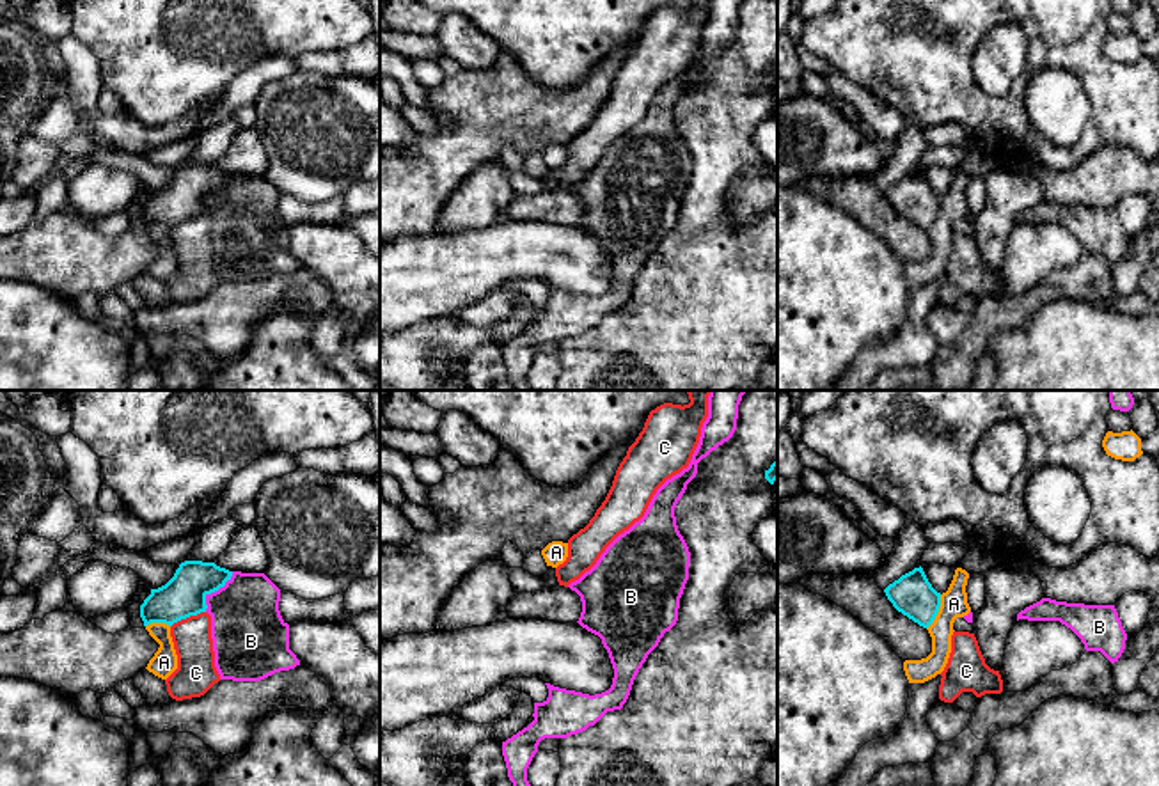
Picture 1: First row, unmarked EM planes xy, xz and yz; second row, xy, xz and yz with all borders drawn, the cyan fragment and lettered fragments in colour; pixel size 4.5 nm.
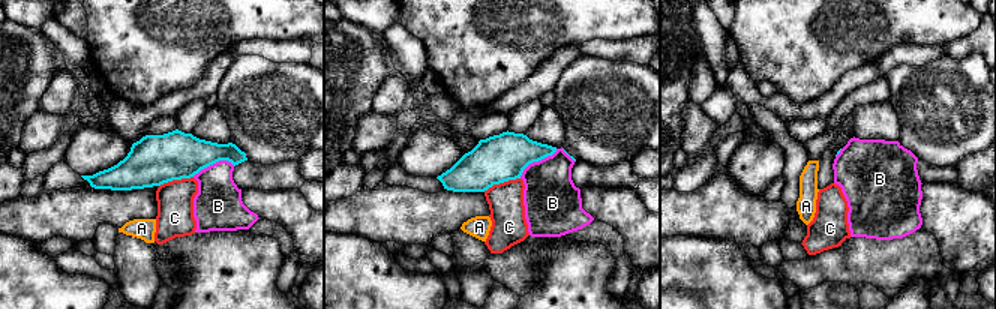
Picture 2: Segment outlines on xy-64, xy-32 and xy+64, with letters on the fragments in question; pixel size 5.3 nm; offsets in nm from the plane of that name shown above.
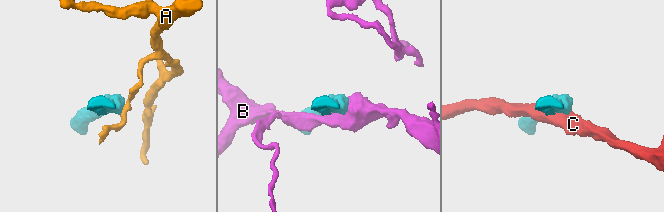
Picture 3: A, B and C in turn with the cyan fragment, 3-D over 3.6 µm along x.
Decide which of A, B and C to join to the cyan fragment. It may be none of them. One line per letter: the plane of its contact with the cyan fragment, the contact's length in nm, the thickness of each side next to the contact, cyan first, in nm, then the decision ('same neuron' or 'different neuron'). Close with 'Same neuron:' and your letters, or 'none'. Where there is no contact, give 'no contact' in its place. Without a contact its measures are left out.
A: meets cyan in yz; contact 170 nm long; 190 nm thick on the cyan side, 130 nm on the other; different neuron
B: meets cyan in xy; contact 220 nm long; 190 nm thick on the cyan side, 340 nm on the other; different neuron
C: meets cyan in xy; contact 180 nm long; 190 nm thick on the cyan side, 180 nm on the other; different neuron
Same neuron: none

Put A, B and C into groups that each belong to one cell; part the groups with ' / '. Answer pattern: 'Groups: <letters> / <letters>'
Groups: A / B / C

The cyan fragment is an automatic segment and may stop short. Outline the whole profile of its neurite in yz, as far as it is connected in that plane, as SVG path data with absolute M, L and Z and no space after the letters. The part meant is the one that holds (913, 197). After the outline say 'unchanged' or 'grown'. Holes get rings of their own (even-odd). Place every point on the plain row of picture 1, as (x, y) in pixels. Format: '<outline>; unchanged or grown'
M921 169L902 177L884 195L898 215L923 231L934 225L941 209L941 195L932 190Z; unchanged

